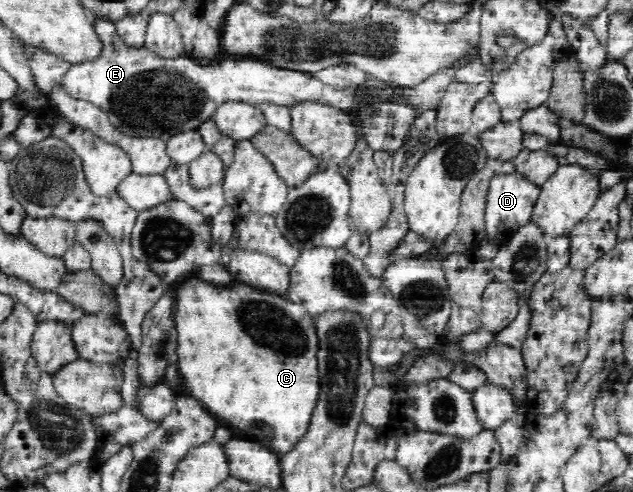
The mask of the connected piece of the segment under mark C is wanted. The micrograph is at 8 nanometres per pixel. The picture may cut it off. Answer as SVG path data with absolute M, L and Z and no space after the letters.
M196 278L181 281L178 283L176 331L179 374L185 381L184 394L202 403L217 420L225 420L227 428L237 428L241 435L249 432L249 440L251 436L261 436L258 444L278 457L291 454L309 434L321 394L317 358L320 340L315 328L316 320L303 305L292 303L279 294L235 281L233 286L227 287Z

